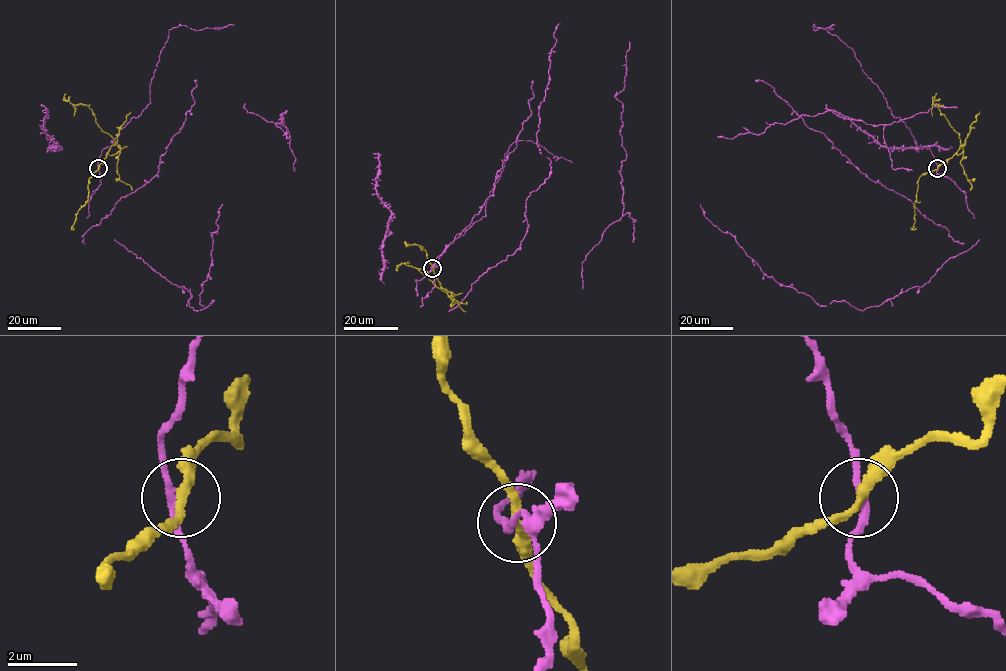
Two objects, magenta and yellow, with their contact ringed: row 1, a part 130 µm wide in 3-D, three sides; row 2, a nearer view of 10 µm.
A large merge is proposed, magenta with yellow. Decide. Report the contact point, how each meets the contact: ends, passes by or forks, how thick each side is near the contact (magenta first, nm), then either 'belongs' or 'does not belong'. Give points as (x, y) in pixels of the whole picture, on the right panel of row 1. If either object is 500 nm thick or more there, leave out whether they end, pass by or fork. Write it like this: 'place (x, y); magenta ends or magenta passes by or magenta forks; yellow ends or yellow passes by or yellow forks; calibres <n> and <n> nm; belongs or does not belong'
place (937, 168); magenta passes by; yellow passes by; calibres 200 and 260 nm; does not belong

